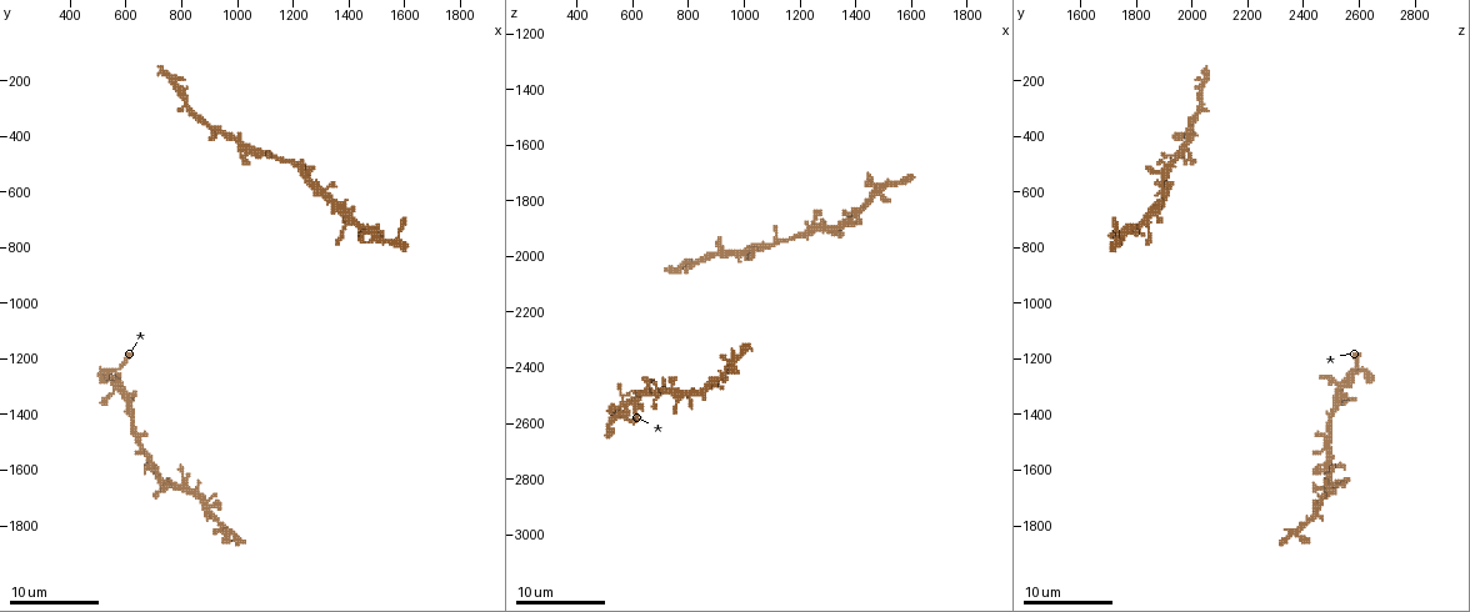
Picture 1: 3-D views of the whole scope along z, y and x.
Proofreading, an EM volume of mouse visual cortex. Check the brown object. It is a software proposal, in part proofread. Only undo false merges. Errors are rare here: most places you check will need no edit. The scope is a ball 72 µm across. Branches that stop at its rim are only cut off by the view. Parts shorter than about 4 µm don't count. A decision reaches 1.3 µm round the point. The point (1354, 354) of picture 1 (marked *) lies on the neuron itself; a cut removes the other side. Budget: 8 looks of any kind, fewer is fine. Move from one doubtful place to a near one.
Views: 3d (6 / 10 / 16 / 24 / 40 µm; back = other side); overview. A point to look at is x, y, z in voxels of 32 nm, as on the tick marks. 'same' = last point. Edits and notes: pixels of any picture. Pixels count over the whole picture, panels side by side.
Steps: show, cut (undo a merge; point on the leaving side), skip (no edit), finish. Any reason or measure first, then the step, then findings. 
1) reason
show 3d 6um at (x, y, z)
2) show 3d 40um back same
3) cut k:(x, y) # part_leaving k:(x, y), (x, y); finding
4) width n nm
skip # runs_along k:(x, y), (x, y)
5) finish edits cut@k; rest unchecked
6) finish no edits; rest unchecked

show 3d 6um at (540, 1260, 2570)

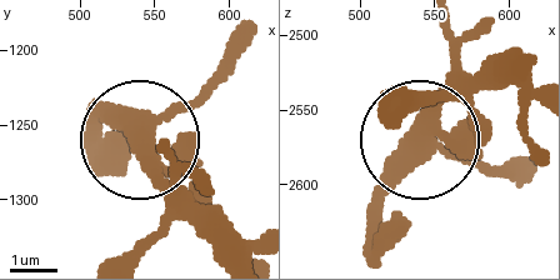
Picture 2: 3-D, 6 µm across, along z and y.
arms 4
skip # continuous, no second neuron

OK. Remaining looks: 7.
two arms in line, one across
show 3d 10um at (770, 200, 2040)

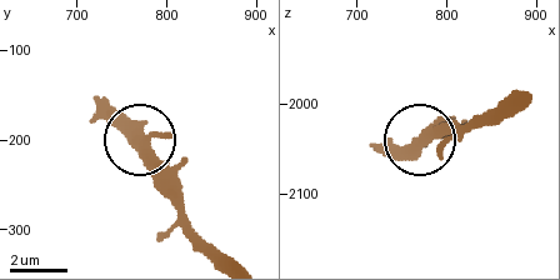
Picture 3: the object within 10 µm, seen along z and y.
arms 3
skip # continuous, no second neuron

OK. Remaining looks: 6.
sudden change in width
show 3d 16um at (1190, 490, 1920)

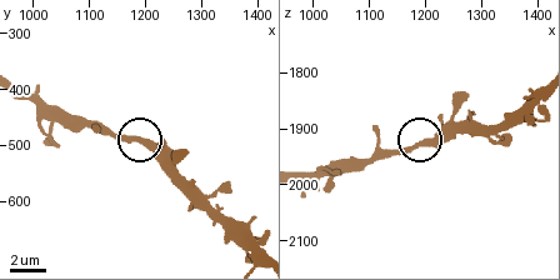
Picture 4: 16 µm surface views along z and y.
show 3d 16um back at (1200, 490, 1925)

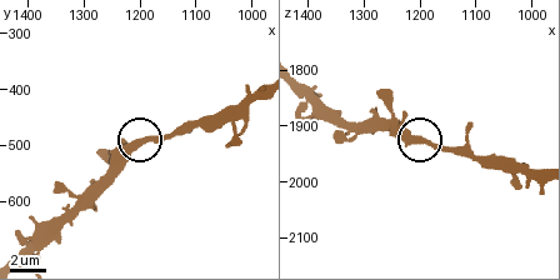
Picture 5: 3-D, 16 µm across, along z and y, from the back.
width 370 nm
skip # all the same neuron

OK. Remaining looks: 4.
narrows sharply
show 3d 10um at (1320, 620, 1910)

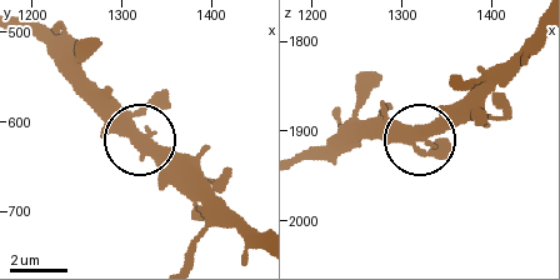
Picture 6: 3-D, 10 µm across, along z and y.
skip # continuous, no second neuron

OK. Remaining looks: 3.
finish no edits; rest unchecked

